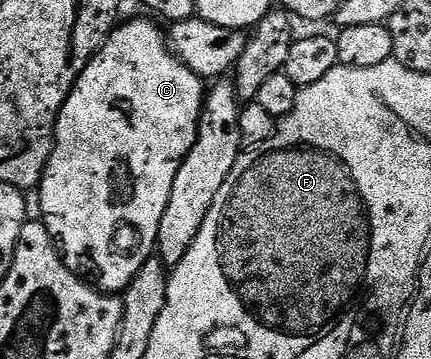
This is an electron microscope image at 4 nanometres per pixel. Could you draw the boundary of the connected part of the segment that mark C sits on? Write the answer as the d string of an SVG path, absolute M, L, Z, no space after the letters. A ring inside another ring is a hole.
M136 20L116 25L107 38L107 43L99 49L89 60L89 64L81 72L81 76L73 84L65 104L61 108L59 118L55 121L55 136L51 148L51 155L43 178L39 182L37 192L41 196L42 222L47 225L48 232L61 247L62 253L68 259L91 257L95 270L99 273L97 286L100 291L112 296L126 290L127 285L141 272L141 268L156 253L161 228L161 216L165 216L165 208L169 204L169 192L173 192L173 180L177 180L177 172L185 160L185 156L193 148L199 131L199 117L203 114L203 100L205 97L204 79L197 77L193 71L184 66L174 54L168 39L151 22Z

